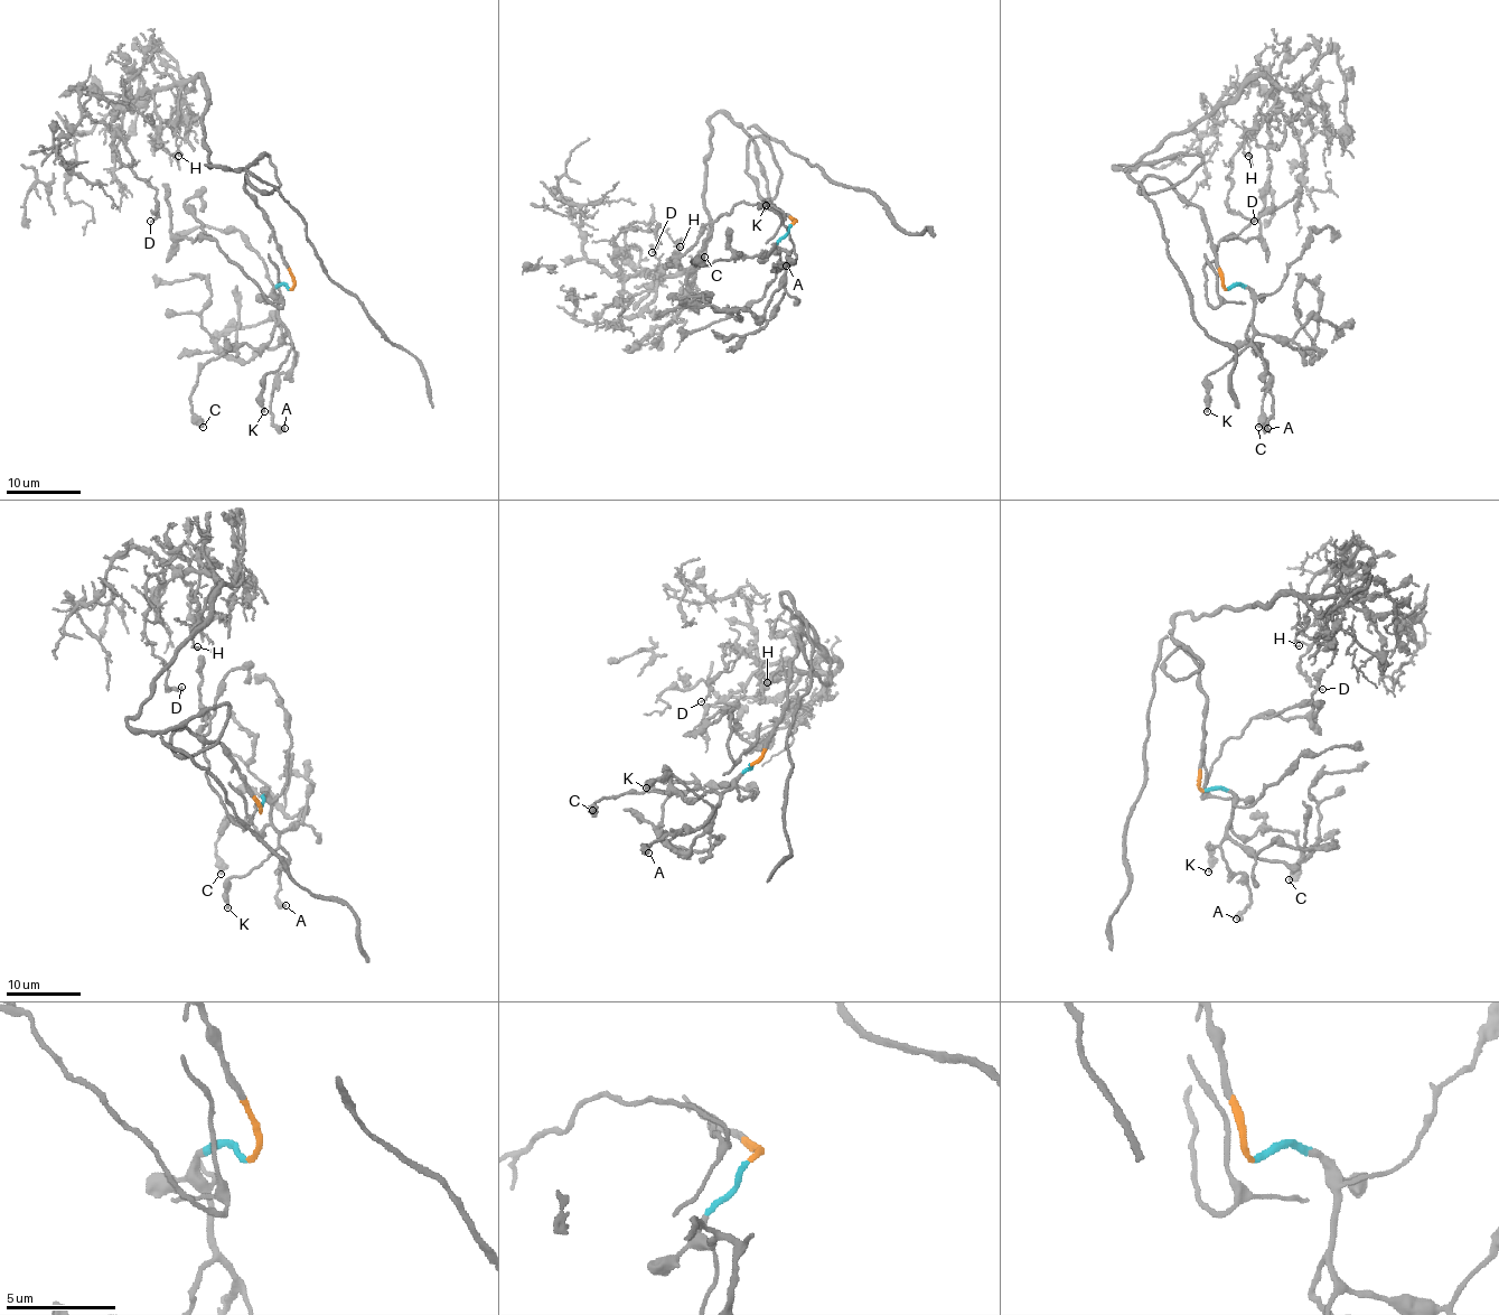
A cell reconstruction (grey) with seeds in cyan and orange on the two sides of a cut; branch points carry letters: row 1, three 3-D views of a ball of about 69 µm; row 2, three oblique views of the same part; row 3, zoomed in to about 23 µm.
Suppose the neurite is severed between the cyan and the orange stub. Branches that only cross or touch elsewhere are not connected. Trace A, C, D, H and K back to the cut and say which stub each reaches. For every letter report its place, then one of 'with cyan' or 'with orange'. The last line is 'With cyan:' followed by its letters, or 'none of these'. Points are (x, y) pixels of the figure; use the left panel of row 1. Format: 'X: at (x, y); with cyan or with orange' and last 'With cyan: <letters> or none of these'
A: at (284, 428); with cyan
C: at (203, 427); with cyan
D: at (150, 221); with orange
H: at (178, 156); with orange
K: at (264, 411); with cyan
With cyan: A, C, K

